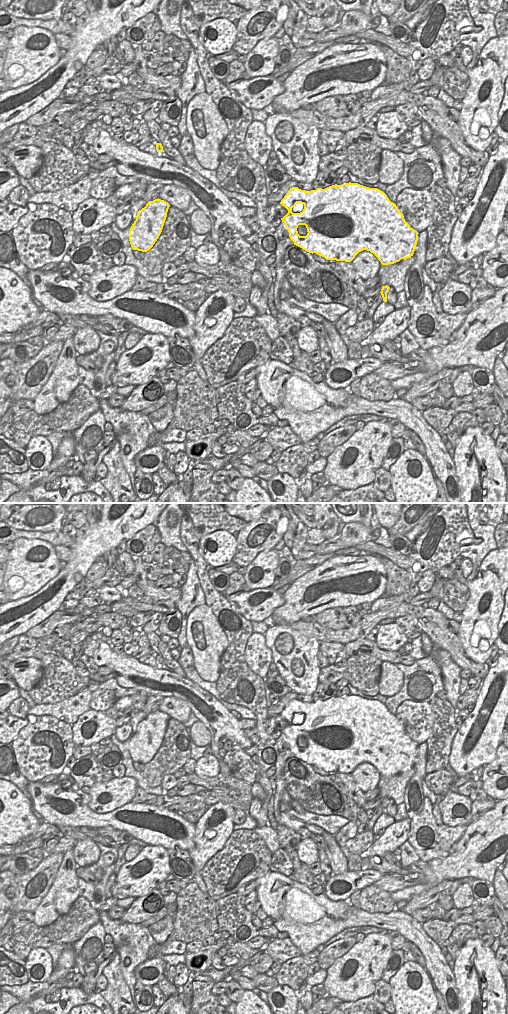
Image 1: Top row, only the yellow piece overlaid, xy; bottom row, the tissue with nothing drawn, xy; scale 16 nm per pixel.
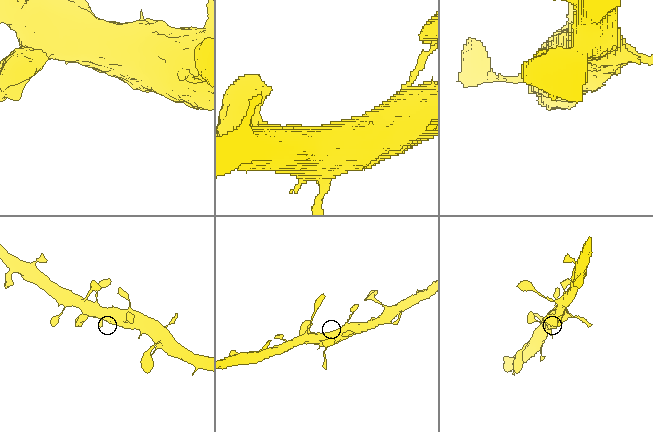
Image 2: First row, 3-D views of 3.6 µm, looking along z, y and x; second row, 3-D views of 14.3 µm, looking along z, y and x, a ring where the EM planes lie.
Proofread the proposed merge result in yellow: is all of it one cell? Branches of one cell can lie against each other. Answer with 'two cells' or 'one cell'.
one cell

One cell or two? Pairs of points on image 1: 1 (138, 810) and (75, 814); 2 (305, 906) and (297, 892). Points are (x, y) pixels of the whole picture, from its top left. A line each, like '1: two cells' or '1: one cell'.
1: one cell
2: one cell

